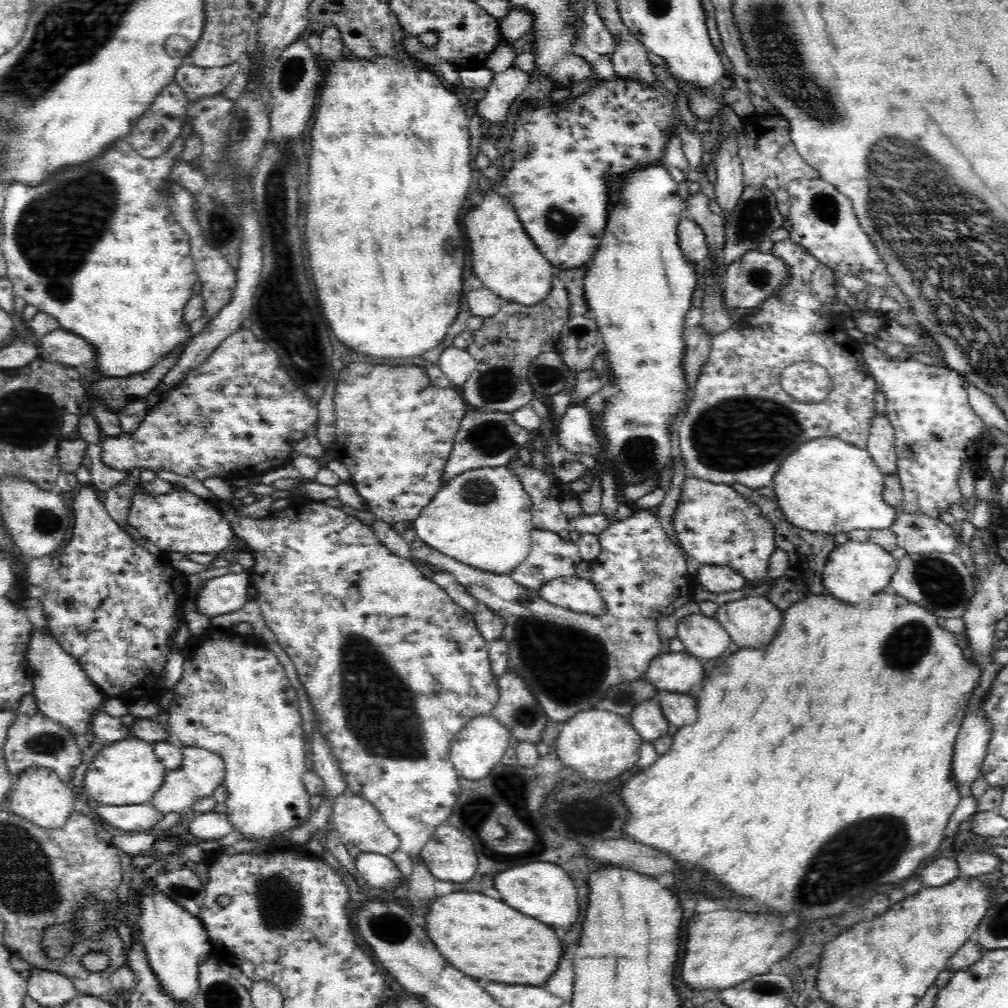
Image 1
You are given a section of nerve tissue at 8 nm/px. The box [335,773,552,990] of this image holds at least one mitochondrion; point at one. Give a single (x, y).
(391, 928)

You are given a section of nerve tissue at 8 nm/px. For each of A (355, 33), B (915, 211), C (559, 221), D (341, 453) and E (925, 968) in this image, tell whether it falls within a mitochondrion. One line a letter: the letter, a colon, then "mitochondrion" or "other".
A: other
B: mitochondrion
C: mitochondrion
D: other
E: other

